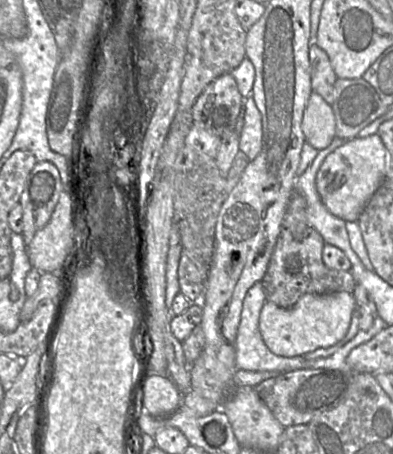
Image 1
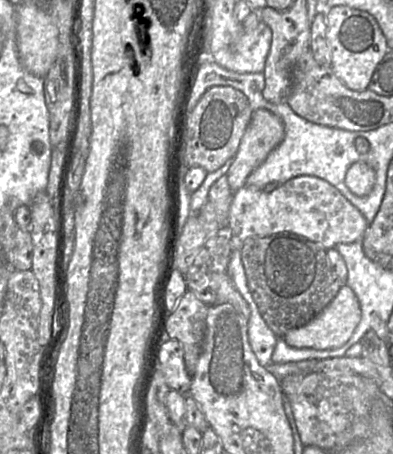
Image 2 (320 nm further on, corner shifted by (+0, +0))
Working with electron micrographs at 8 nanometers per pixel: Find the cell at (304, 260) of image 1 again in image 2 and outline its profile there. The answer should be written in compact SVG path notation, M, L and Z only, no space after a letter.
M294 233L249 237L242 244L241 258L252 297L262 318L278 338L312 320L342 286L331 270L327 249Z

